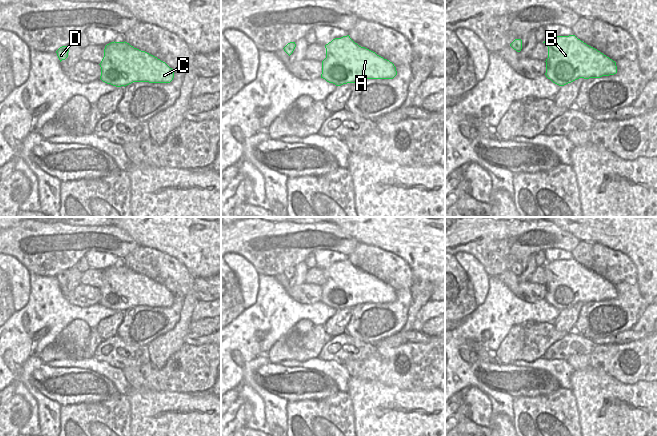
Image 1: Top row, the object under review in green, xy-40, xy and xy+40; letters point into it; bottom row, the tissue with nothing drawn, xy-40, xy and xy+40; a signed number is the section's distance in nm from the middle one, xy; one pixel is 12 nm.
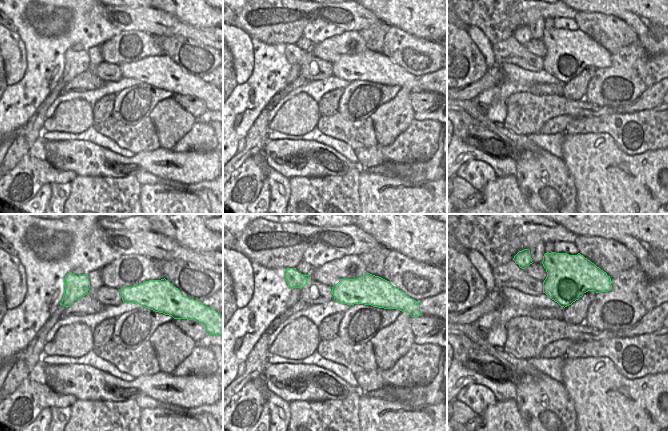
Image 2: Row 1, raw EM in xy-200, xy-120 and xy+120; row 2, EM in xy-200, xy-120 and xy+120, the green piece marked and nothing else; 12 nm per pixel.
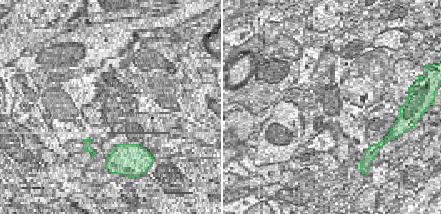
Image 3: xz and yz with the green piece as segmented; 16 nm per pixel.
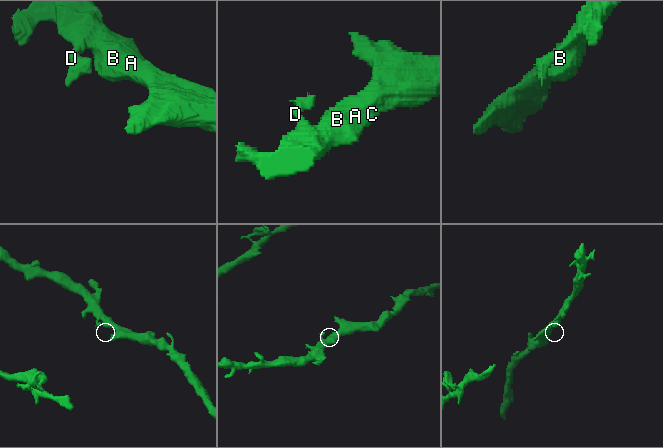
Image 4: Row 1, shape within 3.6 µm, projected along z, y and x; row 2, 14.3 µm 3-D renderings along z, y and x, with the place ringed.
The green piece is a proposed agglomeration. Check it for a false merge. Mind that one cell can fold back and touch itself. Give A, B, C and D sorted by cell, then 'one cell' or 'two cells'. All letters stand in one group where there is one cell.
groups A B C D; one cell

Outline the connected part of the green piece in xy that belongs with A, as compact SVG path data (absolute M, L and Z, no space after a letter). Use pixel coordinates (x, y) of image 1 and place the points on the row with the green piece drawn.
M349 35L333 39L325 45L325 48L326 58L322 61L321 78L336 86L363 79L393 79L397 75L396 67L392 62L359 46Z

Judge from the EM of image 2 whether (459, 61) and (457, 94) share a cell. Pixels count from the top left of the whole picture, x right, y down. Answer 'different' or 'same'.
different

